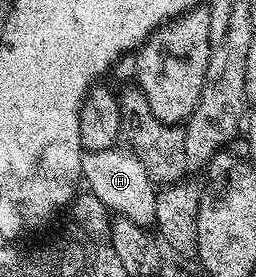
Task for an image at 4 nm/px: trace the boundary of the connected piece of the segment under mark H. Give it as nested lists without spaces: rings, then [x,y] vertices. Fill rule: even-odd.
[[[111,147],[95,153],[83,152],[82,181],[90,184],[87,185],[89,192],[100,198],[106,204],[107,210],[115,211],[142,226],[153,226],[158,216],[156,211],[158,193],[155,182],[150,180],[148,171],[142,166],[140,159],[130,152],[129,148],[118,148]]]

